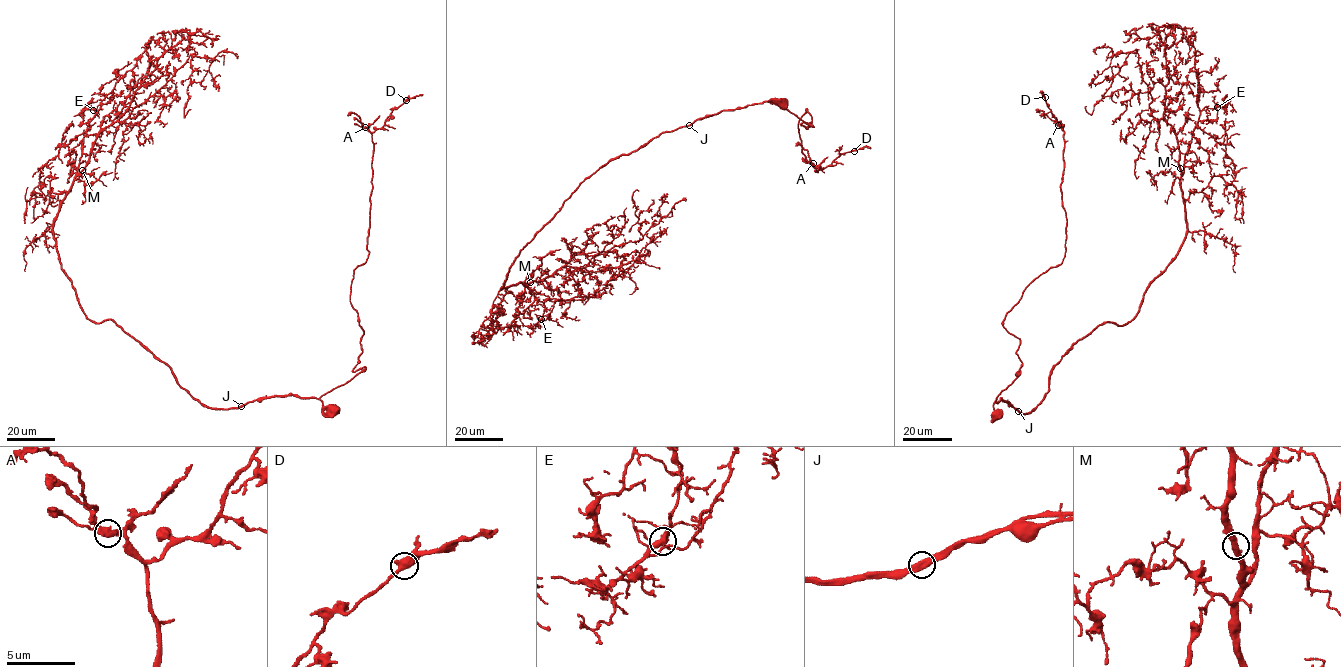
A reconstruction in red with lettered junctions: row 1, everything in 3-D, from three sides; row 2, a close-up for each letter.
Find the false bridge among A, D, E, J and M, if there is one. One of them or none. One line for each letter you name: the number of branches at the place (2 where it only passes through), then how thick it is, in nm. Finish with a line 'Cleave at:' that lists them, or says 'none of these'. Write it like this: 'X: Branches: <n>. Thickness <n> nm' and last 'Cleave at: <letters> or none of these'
Cleave at: none of these

